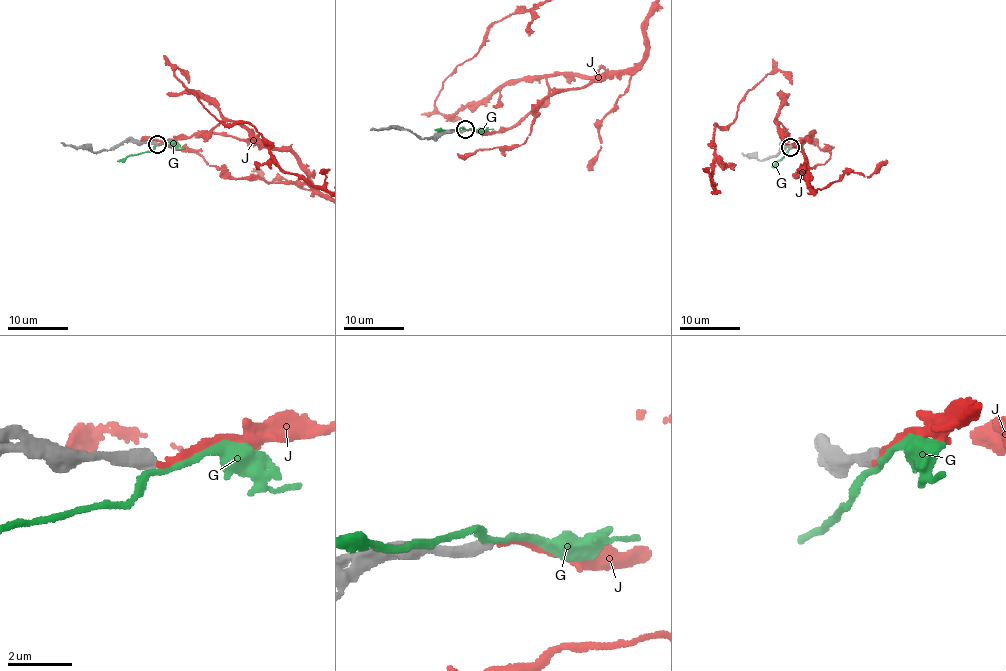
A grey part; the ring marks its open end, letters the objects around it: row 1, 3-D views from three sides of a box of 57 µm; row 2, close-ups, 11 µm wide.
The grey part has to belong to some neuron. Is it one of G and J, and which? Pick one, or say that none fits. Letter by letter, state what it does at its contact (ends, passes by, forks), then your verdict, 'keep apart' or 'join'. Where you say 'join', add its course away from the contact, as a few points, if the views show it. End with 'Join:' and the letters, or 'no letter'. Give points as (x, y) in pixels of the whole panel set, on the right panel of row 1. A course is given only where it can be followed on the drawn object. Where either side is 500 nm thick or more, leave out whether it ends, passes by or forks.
G: it passes by; keep apart
J: it ends; join
Join: J

